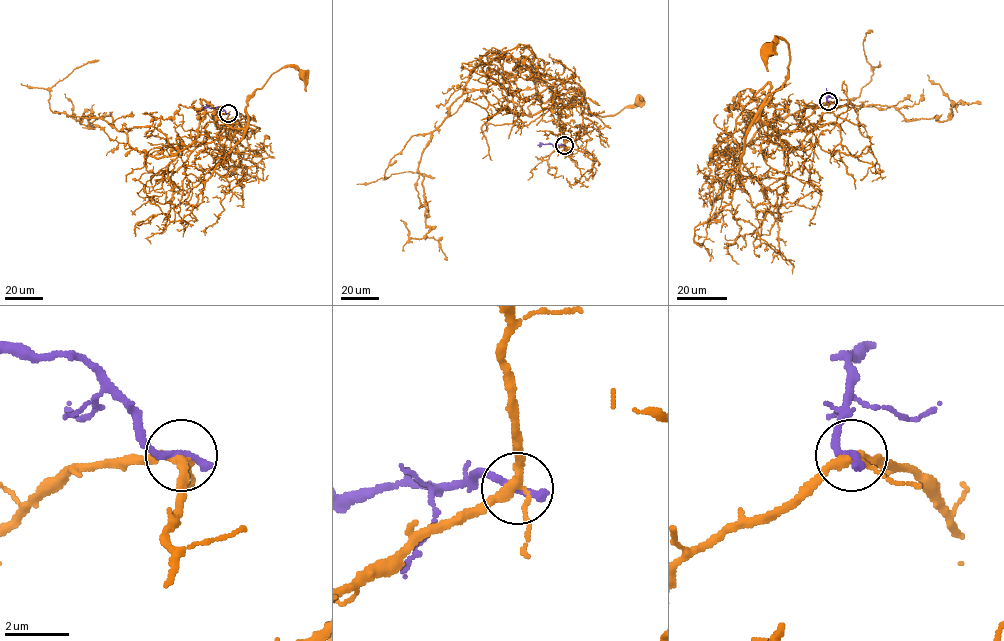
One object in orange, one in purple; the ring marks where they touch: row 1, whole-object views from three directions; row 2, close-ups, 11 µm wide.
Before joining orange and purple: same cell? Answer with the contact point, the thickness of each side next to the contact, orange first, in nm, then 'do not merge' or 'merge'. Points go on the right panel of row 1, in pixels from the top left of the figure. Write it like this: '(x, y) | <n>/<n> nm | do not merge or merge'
(828, 101) | 220/320 nm | do not merge

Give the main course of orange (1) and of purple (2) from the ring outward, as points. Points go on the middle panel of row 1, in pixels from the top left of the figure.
1: (564, 145), (562, 128), (555, 122), (578, 95), (583, 94), (583, 111), (590, 115), (613, 115), (639, 101)
2: (564, 145), (537, 145)

